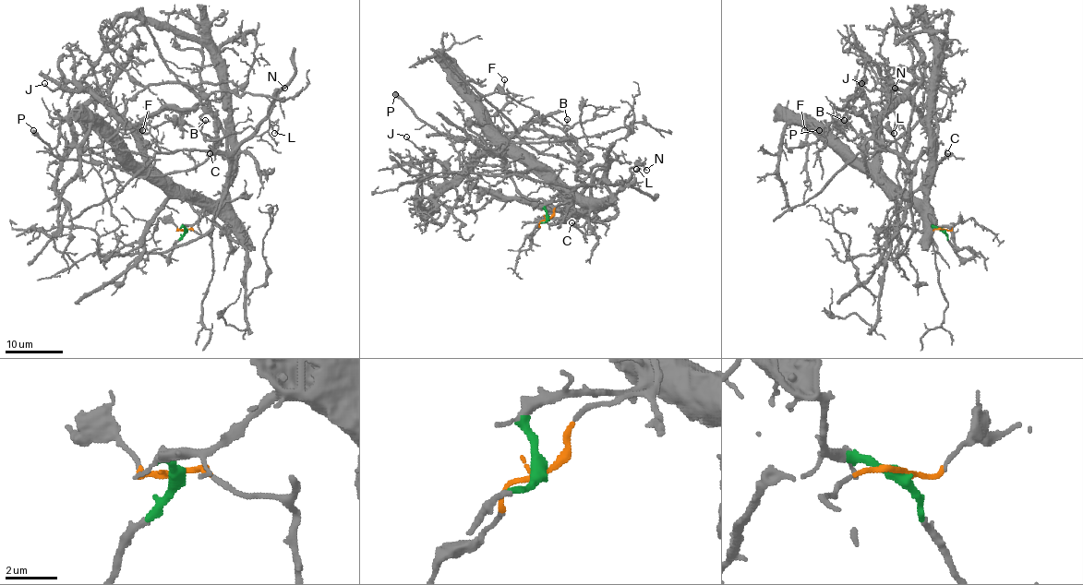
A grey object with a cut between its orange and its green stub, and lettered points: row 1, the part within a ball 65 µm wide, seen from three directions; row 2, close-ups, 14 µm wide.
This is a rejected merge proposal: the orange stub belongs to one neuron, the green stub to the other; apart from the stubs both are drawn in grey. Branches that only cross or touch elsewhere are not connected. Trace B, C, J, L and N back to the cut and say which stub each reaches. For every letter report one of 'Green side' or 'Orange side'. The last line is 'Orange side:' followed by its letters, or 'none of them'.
B: Orange side
C: Green side
J: Green side
L: Orange side
N: Orange side
Orange side: B, L, N

